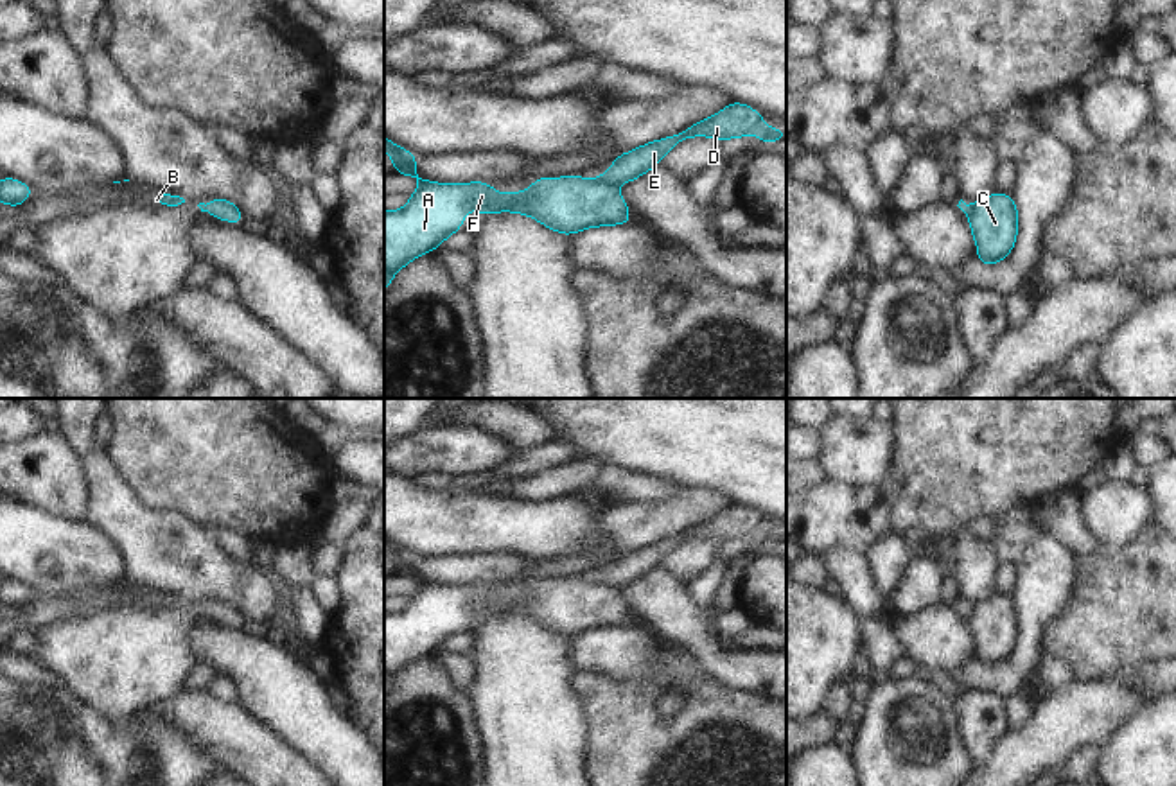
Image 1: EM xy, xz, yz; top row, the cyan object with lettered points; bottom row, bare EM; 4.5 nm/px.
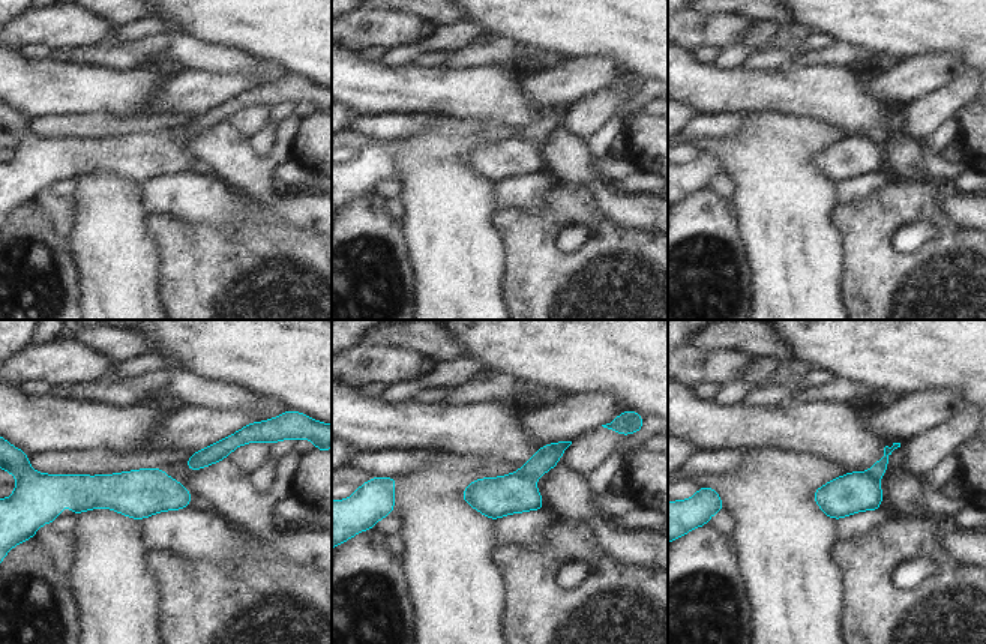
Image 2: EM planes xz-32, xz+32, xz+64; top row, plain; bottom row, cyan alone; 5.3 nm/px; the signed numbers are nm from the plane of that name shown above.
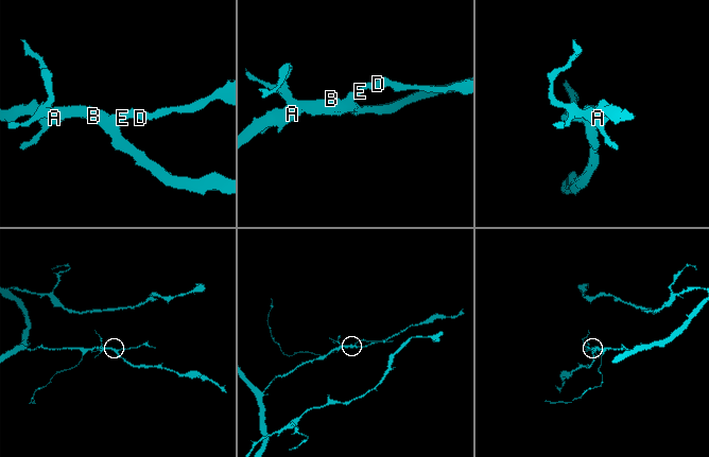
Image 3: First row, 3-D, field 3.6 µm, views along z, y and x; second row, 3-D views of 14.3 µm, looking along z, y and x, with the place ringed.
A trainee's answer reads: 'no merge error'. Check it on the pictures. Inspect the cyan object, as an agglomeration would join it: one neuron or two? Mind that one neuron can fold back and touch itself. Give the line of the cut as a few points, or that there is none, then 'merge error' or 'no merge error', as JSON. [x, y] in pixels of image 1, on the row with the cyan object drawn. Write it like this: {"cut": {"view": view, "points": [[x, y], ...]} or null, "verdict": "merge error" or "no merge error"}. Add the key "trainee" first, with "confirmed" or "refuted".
{"trainee": "refuted", "cut": {"view": "xz", "points": [[607, 173], [613, 182]]}, "verdict": "merge error"}

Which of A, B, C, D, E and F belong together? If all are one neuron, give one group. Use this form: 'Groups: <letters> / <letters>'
Groups: A B C F / D E.

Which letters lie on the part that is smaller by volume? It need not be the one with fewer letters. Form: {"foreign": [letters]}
{"foreign": ["D", "E"]}

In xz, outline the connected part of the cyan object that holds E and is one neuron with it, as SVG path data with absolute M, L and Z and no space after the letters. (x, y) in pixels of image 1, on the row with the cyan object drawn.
M731 102L720 113L707 120L700 120L677 135L639 145L632 153L619 154L609 167L607 174L612 181L628 183L637 176L646 174L652 167L659 165L659 160L686 138L713 136L724 142L727 138L740 138L749 133L754 133L763 142L763 145L786 138L786 133L781 129L767 127L763 124L763 115L754 111L750 106Z

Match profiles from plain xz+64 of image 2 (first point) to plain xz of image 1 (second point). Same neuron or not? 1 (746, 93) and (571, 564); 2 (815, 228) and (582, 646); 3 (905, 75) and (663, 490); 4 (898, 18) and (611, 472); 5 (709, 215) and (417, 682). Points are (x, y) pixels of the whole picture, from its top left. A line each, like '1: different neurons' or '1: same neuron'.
1: different neurons
2: different neurons
3: different neurons
4: different neurons
5: same neuron

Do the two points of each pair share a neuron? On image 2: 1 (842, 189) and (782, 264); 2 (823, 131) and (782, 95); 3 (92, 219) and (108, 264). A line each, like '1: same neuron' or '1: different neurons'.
1: different neurons
2: different neurons
3: same neuron

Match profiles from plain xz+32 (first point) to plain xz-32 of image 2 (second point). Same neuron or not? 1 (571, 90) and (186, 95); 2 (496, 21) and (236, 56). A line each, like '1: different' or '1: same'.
1: same
2: different

